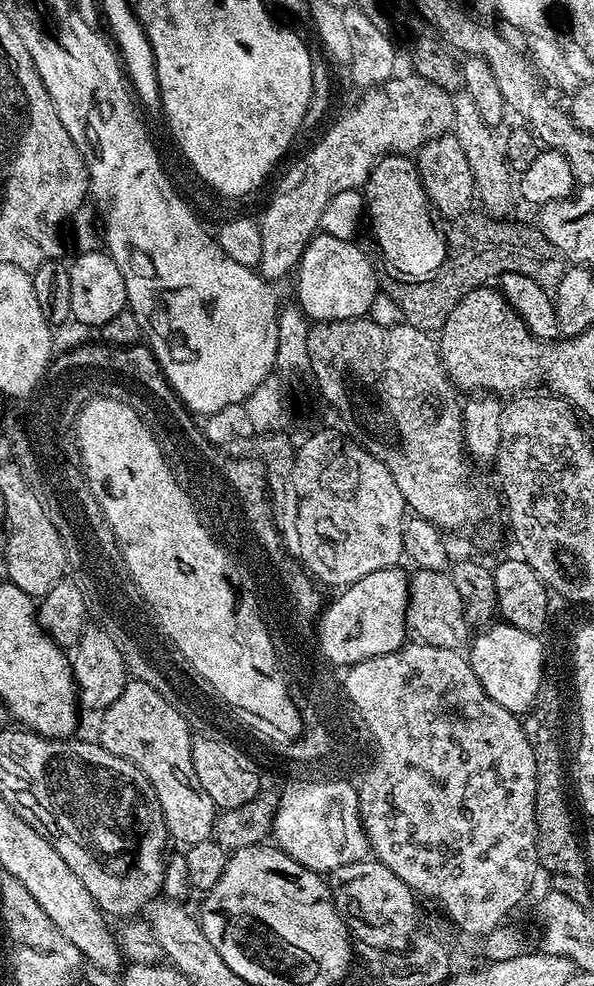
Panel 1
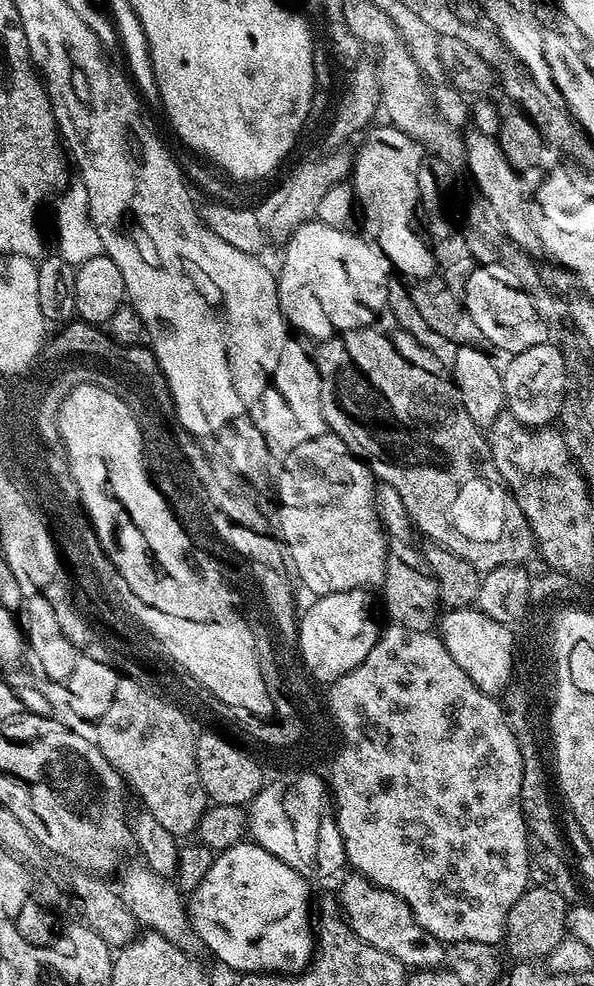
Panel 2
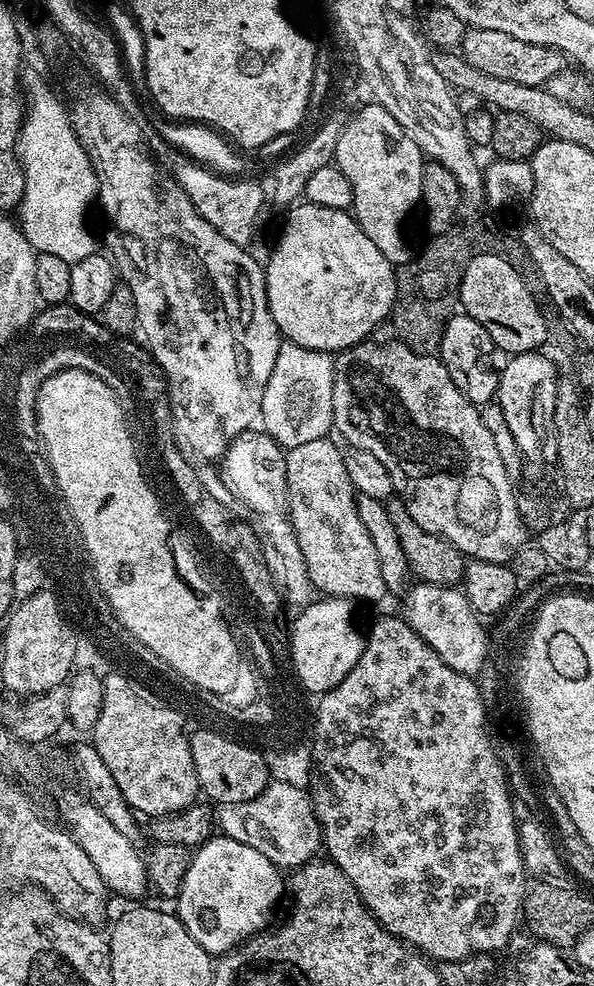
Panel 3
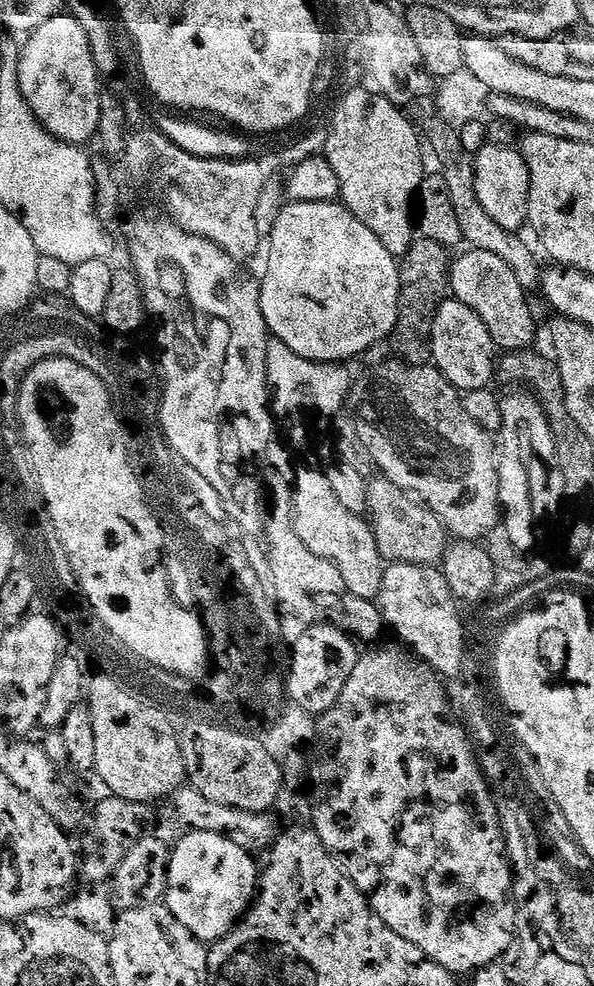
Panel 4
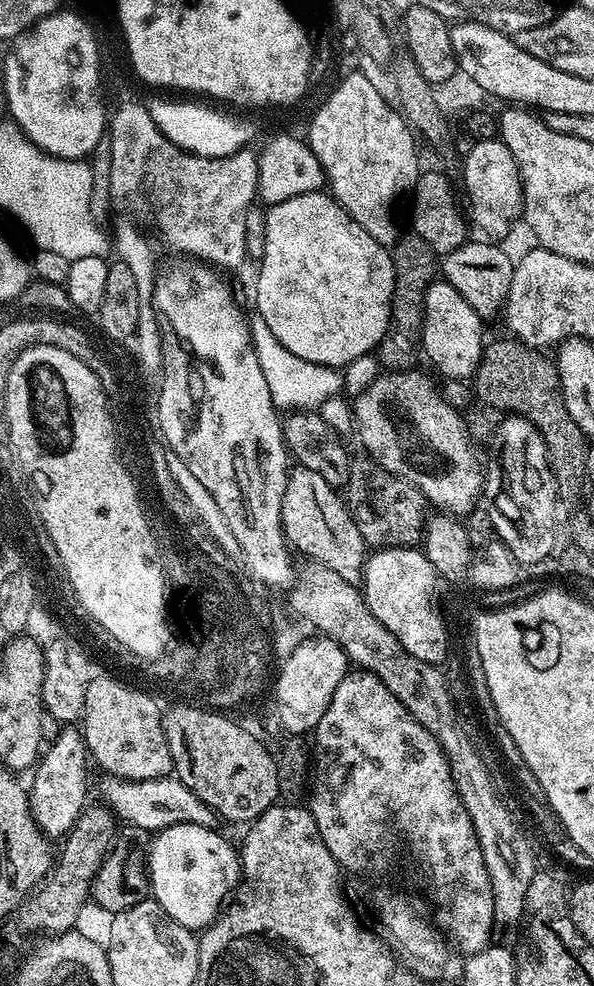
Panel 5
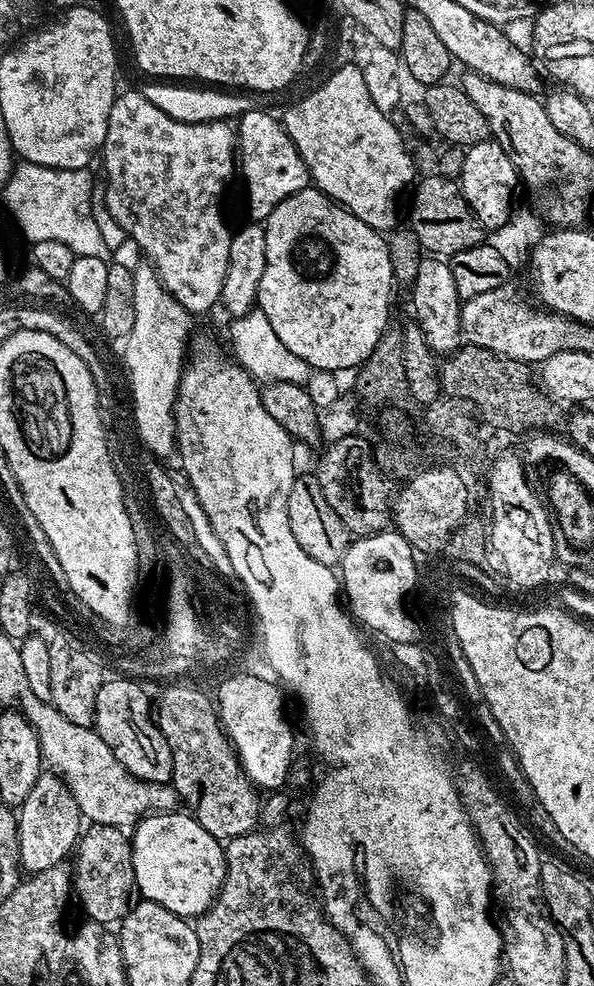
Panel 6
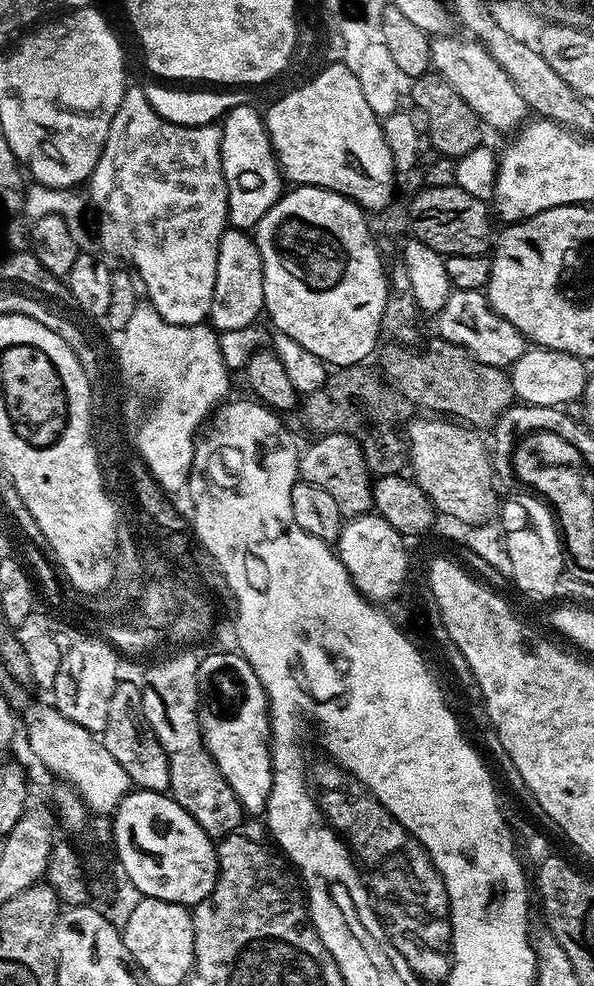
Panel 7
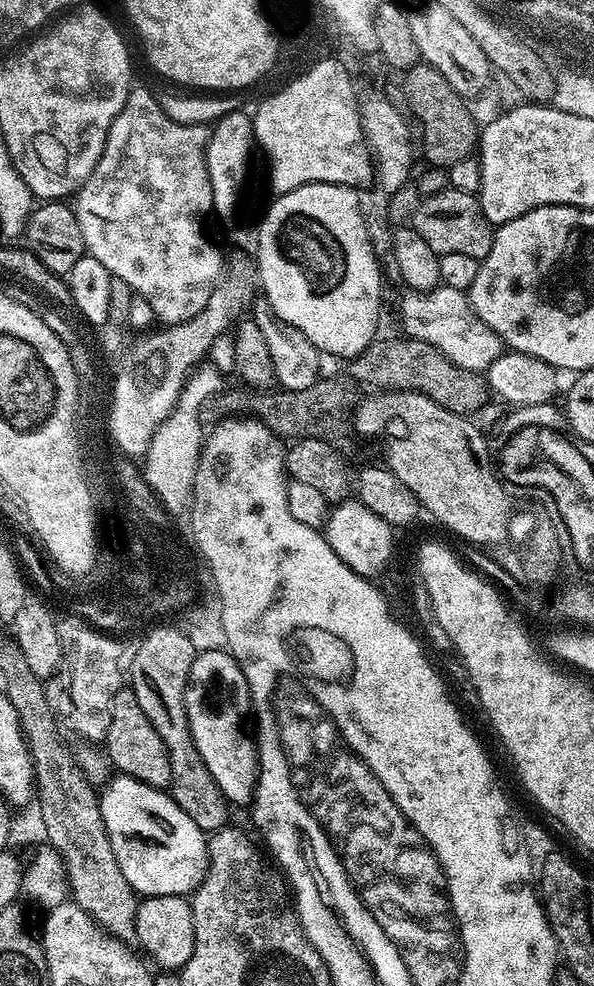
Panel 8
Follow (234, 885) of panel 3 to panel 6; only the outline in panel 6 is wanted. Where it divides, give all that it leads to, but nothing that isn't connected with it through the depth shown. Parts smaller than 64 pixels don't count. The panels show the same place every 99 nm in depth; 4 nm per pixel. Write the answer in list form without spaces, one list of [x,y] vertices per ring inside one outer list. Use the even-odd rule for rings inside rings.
[[[184,810],[145,816],[135,825],[130,839],[139,895],[185,918],[203,916],[224,885],[228,869],[224,861],[225,845],[202,830],[200,823]]]

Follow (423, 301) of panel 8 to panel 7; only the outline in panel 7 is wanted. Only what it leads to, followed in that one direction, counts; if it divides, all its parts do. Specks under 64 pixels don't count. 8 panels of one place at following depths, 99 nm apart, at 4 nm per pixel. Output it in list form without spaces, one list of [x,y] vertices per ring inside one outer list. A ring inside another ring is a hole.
[[[454,290],[448,295],[446,306],[435,313],[435,335],[446,342],[459,344],[469,356],[487,366],[507,369],[526,350],[526,341],[522,333],[506,318],[493,312],[488,297],[480,290]]]

